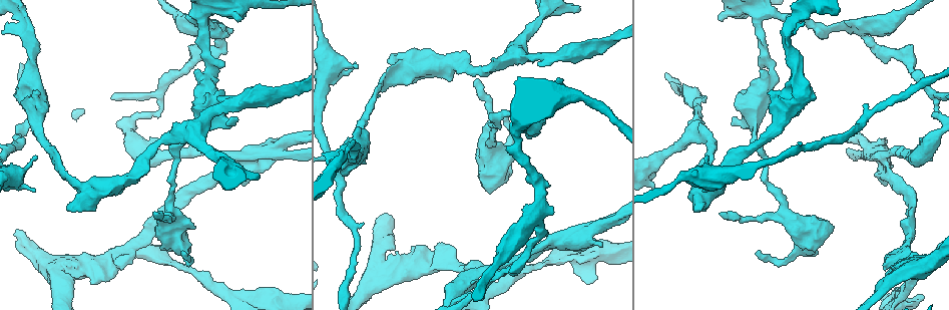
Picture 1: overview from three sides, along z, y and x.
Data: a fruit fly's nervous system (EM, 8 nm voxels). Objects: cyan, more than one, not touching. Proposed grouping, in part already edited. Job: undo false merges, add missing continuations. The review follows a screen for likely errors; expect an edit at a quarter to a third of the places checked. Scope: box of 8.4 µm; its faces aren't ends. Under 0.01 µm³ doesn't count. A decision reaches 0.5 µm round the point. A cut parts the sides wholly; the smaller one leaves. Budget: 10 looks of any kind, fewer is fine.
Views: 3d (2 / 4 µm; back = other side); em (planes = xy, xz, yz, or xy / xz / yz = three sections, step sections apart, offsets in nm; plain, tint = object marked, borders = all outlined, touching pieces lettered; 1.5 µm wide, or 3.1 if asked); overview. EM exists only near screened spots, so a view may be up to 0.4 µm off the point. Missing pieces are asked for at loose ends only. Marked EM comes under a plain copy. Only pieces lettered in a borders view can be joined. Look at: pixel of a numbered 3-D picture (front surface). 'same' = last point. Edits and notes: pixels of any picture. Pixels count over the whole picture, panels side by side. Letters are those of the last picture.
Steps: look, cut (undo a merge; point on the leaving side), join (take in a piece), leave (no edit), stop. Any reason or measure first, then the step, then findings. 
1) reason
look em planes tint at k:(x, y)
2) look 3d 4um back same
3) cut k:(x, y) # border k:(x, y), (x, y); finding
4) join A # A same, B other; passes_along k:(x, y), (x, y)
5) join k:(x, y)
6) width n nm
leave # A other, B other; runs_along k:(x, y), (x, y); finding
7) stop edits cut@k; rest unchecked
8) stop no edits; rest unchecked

free end
look em planes tint at 1:(588, 281)

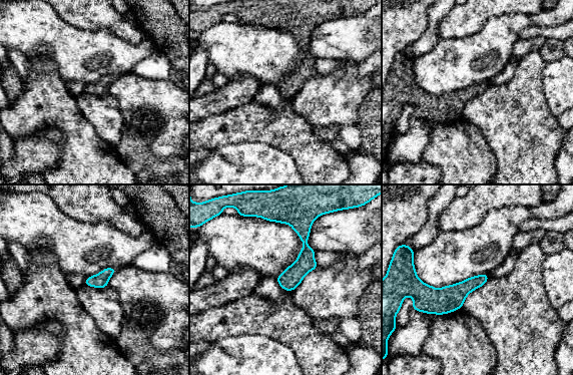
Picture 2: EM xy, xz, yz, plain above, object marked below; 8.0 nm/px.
see the neighbours
look em planes borders same

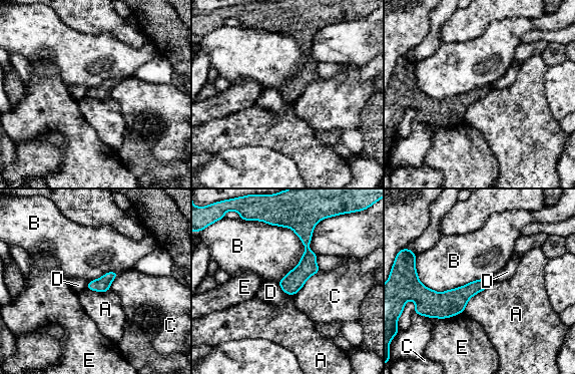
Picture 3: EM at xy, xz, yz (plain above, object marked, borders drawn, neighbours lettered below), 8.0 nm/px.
leave # A other, B other, C other, D other, E other; runs_along 3:(487, 280), (458, 298), (420, 289); none of them fits

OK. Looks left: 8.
sharp bend
look 3d 4um at 1:(158, 92)

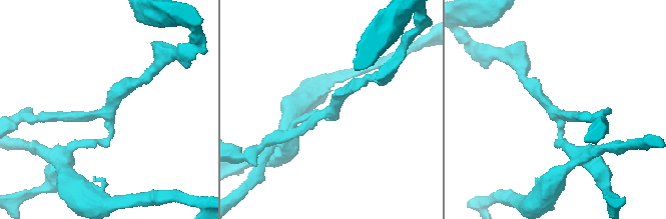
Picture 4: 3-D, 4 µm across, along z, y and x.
look em xy step 4 tint at 4:(331, 109)

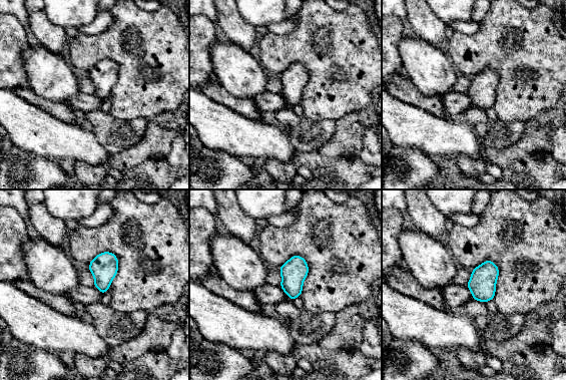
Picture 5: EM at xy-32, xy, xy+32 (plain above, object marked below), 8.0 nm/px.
look em planes borders same

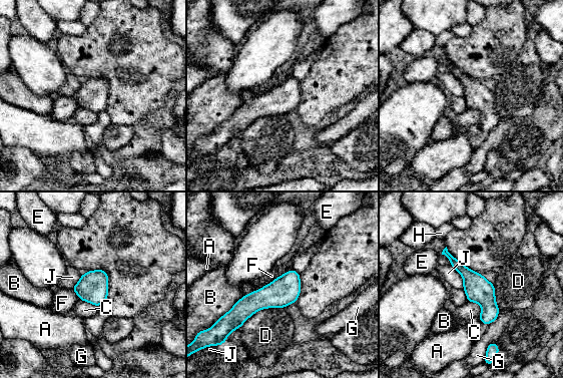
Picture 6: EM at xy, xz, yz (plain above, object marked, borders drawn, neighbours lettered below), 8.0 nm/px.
leave # A other, B other, C other, D other, E other, F other, G other, H other, J other; runs_along 6:(445, 252), (485, 296), (488, 321); all the same neuron

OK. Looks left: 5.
thick turns thin
look em xy step 4 tint at 1:(222, 106)

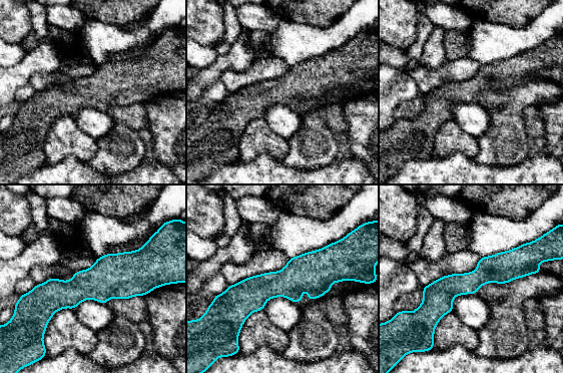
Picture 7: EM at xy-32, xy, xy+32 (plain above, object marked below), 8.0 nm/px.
look em planes borders same

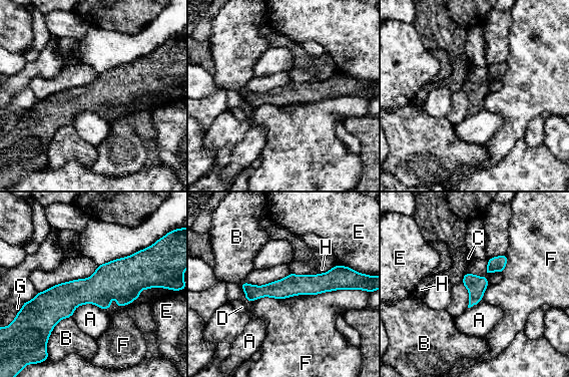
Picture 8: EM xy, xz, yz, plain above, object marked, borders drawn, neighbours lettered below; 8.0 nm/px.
longest_contact F 850 nm
leave # A other, B other, C other, D other, E other, F other, G other, H other; one neuron here

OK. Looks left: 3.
thick turns thin
look em yz step 8 tint at 1:(408, 68)

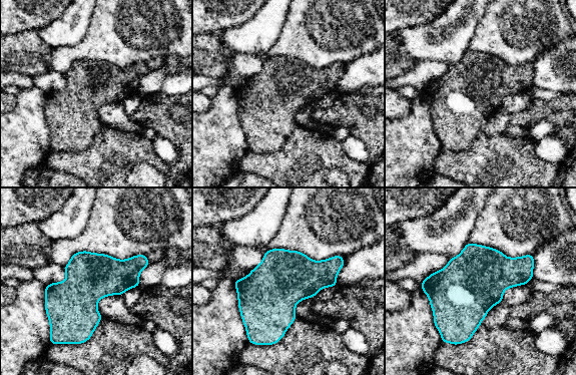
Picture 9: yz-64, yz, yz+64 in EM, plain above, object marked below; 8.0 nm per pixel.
look em xz step 4 borders same

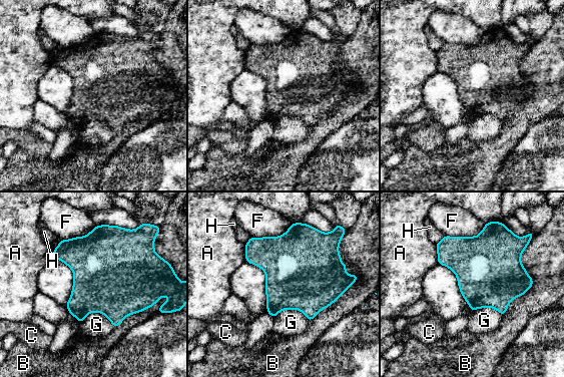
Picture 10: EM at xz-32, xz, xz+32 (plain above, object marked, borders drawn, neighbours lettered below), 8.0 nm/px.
leave # A other, B other, C other, F other, G other, H other; continuous, no second neuron

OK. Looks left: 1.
stop no edits; rest unchecked

